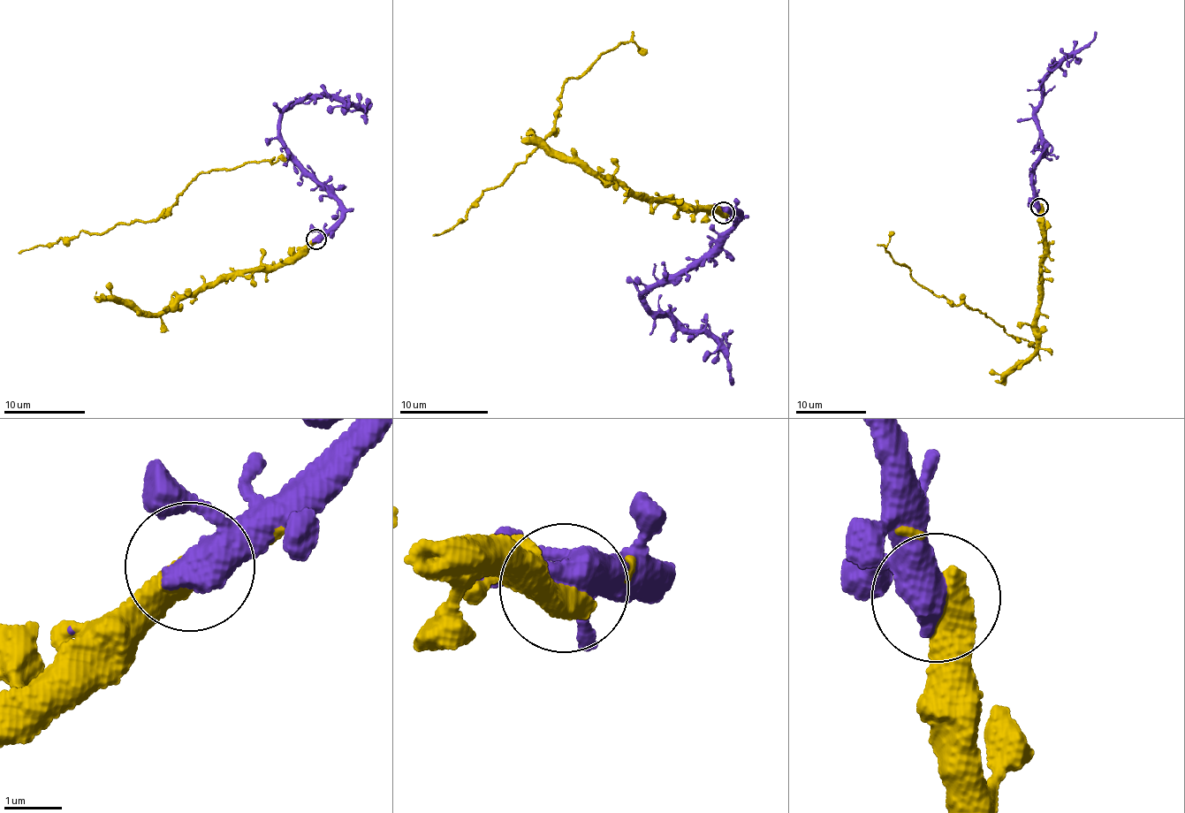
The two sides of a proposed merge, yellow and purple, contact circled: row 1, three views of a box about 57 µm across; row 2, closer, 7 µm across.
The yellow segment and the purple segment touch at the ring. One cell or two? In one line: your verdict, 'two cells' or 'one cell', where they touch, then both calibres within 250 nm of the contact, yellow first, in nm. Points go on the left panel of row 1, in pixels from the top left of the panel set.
one cell | (316, 239) | 550/460 nm

